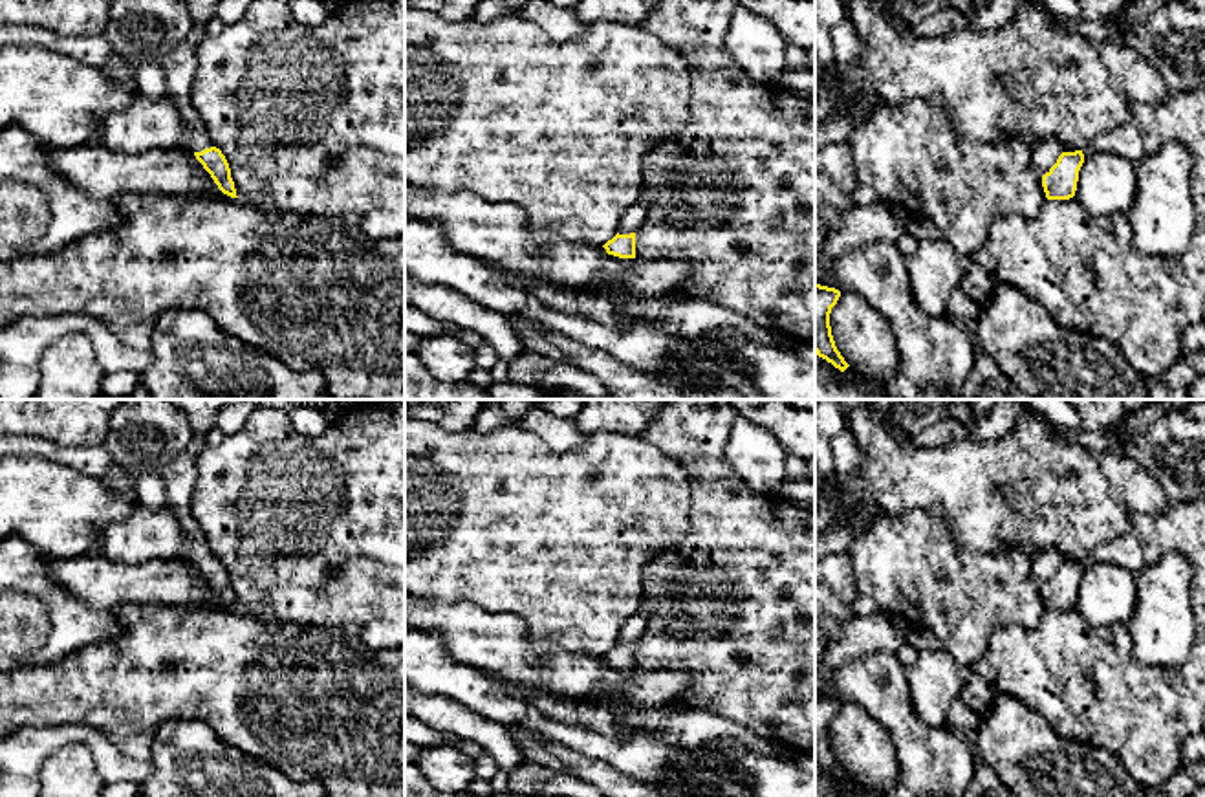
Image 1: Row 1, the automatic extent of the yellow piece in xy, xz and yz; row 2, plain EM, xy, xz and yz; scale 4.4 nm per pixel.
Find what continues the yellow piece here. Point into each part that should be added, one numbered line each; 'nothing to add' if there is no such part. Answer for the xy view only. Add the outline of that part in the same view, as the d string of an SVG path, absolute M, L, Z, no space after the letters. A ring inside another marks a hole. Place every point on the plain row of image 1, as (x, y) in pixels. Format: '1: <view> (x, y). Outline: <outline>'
1: xy (193, 552). Outline: M187 537L181 544L179 555L181 555L181 561L190 564L214 557L207 542L190 540Z

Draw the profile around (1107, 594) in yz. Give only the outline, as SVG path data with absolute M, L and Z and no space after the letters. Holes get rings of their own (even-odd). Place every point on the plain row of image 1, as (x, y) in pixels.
M1112 562L1084 568L1079 581L1075 610L1088 625L1128 625L1137 603L1135 572Z

